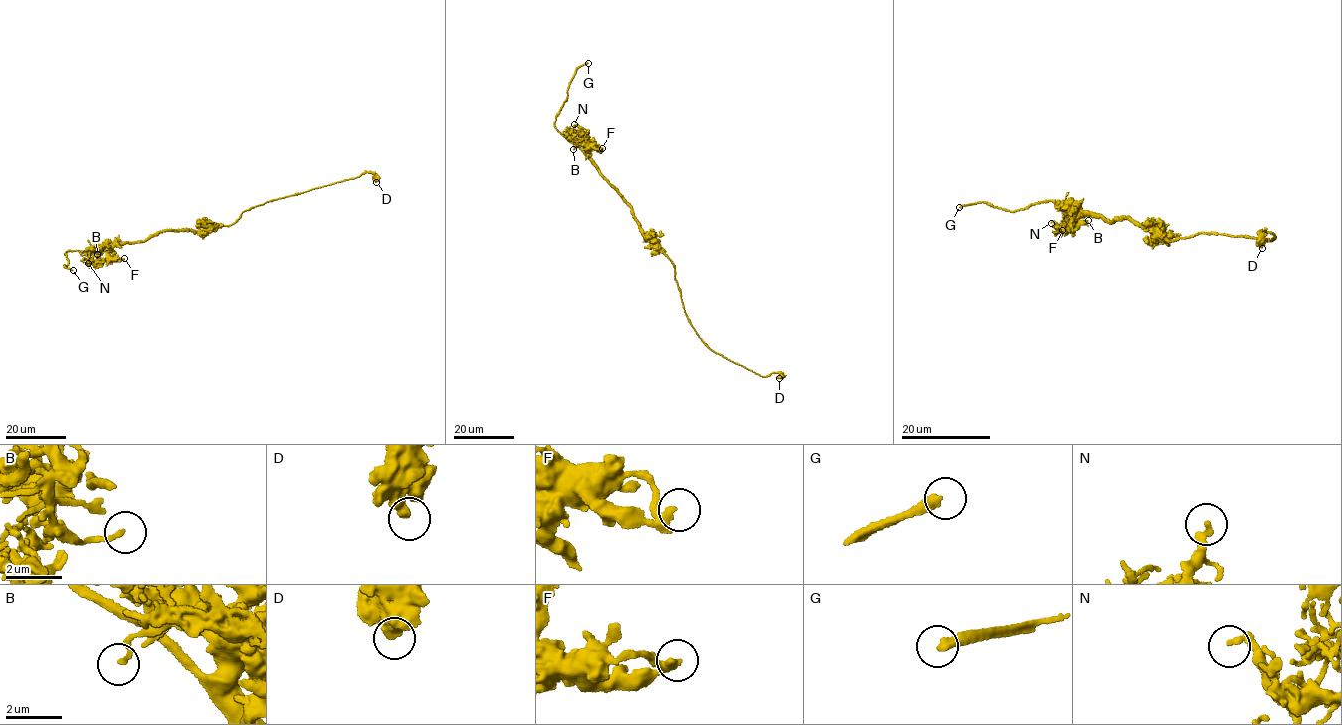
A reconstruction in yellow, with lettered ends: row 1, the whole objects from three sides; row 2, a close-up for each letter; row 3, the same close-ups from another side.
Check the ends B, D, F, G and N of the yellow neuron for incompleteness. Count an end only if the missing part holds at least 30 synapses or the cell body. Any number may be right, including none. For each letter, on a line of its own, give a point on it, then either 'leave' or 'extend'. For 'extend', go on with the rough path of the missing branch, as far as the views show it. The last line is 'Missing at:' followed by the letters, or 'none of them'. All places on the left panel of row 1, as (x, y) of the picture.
B: (97, 254) | leave
D: (376, 182) | leave
F: (124, 258) | leave
G: (73, 270) | extend | (73, 270), (83, 274), (100, 298), (102, 295), (107, 299), (113, 311)
N: (88, 263) | leave
Missing at: G

